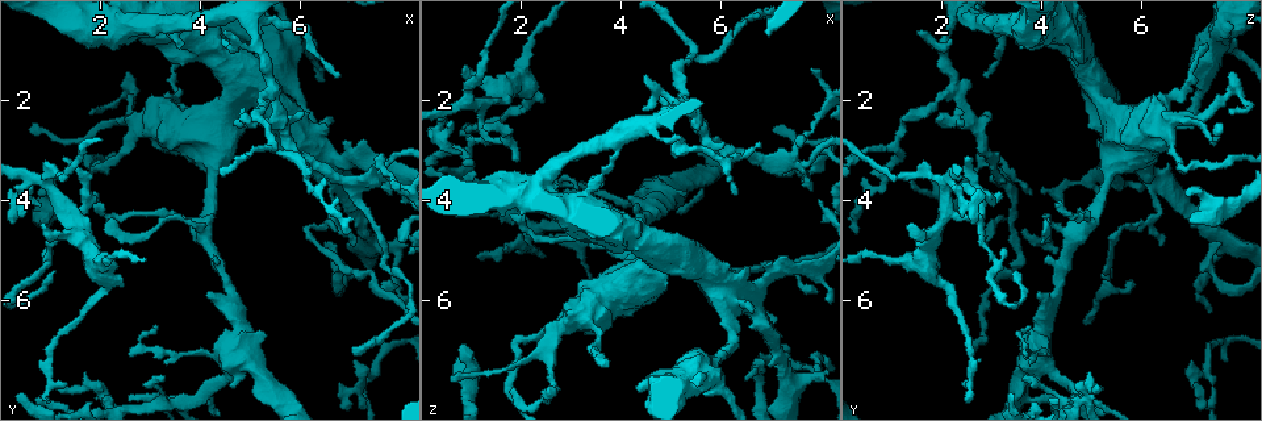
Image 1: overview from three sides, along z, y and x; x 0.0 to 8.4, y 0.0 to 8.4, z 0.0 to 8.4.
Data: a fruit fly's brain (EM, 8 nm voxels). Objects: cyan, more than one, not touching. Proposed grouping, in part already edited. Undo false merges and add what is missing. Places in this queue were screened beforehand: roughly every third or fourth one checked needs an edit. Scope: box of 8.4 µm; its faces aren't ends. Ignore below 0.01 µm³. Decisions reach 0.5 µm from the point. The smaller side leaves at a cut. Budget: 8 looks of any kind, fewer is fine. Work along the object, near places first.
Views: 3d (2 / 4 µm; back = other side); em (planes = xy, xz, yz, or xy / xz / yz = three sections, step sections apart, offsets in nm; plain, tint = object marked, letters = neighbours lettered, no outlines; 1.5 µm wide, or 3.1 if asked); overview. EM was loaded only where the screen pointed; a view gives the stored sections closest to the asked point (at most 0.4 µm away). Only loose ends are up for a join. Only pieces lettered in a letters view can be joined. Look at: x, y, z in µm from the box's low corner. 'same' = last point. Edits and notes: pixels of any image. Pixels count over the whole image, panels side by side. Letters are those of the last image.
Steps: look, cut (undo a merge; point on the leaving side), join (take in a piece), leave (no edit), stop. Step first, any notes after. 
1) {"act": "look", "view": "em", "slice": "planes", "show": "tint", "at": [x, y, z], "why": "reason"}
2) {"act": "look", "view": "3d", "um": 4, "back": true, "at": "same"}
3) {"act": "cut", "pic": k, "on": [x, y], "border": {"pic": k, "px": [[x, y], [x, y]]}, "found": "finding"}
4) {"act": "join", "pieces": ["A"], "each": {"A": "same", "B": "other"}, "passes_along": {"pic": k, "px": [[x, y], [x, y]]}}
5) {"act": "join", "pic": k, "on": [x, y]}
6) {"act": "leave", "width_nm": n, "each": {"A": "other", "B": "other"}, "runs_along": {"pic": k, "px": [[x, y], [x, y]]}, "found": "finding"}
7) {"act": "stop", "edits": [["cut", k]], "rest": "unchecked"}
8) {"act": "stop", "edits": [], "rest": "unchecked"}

{"act": "look", "view": "em", "slice": "planes", "show": "letters", "at": [6.85, 1.45, 2.90], "why": "branch stops here"}

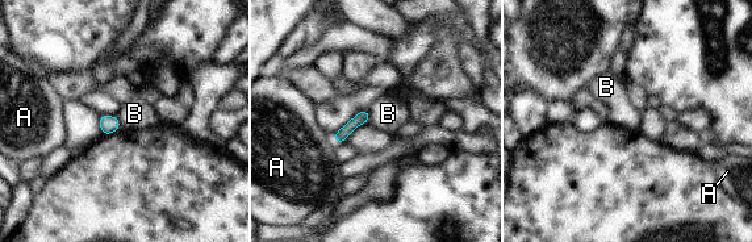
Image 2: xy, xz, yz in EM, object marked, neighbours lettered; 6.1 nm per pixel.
{"act": "leave", "longest_contact_nm": ["B", 80], "each": {"A": "other", "B": "other"}, "found": "none of them fits"}

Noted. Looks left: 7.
{"act": "look", "view": "3d", "um": 4, "at": [0.85, 3.90, 7.00], "why": "branch stops here"}

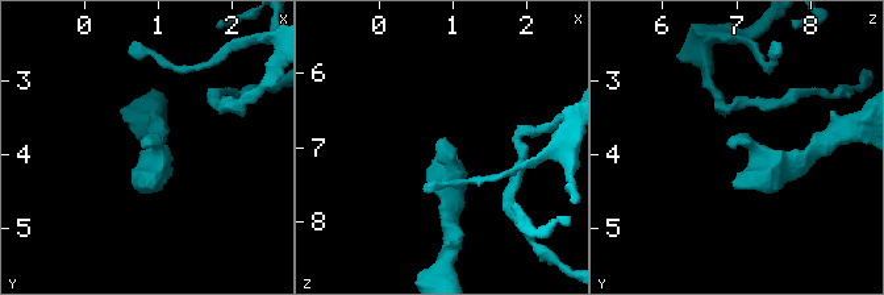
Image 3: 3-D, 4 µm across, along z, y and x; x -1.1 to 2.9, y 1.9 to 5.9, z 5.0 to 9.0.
{"act": "look", "view": "em", "slice": "yz", "step": 4, "show": "tint", "at": [0.85, 3.90, 6.95], "why": "need the tissue"}

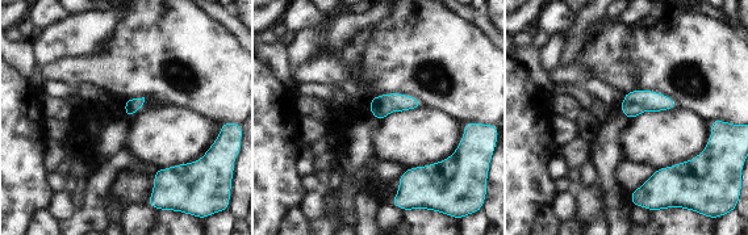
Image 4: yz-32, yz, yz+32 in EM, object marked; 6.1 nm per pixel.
{"act": "look", "view": "em", "slice": "xz", "step": 8, "show": "letters", "at": "same", "why": "another direction"}

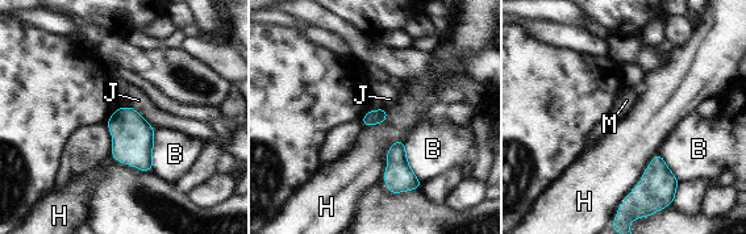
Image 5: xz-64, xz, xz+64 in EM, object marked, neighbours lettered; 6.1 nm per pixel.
{"act": "leave", "longest_contact_nm": ["H", 440], "each": {"B": "other", "H": "other", "J": "other", "M": "other"}, "border": {"pic": 5, "px": [[658, 151], [641, 179], [617, 208]]}, "found": "none of them fits"}

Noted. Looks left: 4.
{"act": "look", "view": "3d", "um": 4, "at": [7.25, 7.70, 7.05], "why": "arms part here"}

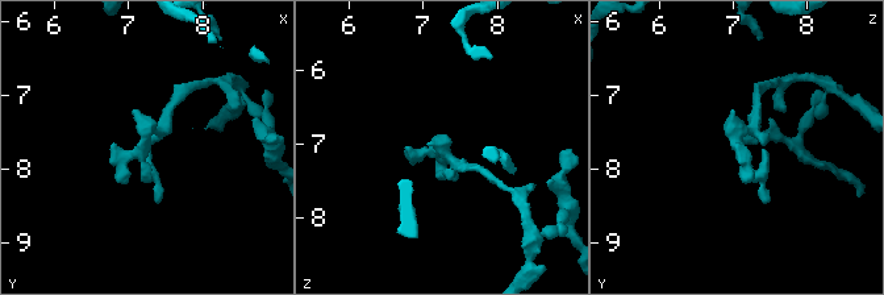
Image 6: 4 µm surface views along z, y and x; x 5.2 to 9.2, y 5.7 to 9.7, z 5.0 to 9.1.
{"act": "look", "view": "em", "slice": "planes", "show": "letters", "at": [7.15, 7.70, 7.10], "why": "shape alone is not enough"}

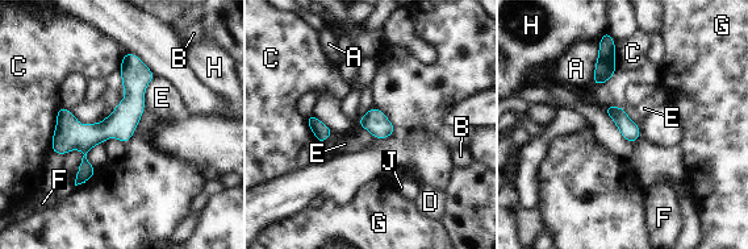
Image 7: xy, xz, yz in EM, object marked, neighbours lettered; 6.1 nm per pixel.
{"act": "leave", "longest_contact_nm": ["C", 280], "each": {"A": "other", "B": "other", "C": "other", "D": "other", "E": "other", "F": "other", "G": "other", "H": "other", "J": "other"}, "runs_along": {"pic": 7, "px": [[132, 57], [132, 103], [86, 146], [79, 179]]}, "found": "one cell here"}

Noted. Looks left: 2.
{"act": "stop", "edits": [], "rest": "unchecked"}

